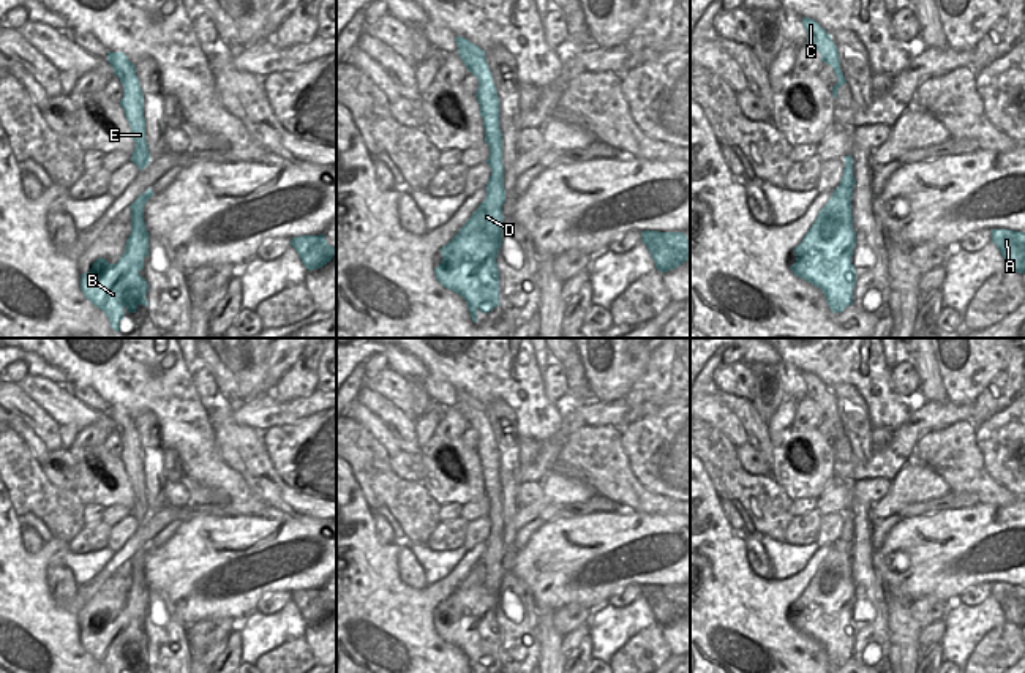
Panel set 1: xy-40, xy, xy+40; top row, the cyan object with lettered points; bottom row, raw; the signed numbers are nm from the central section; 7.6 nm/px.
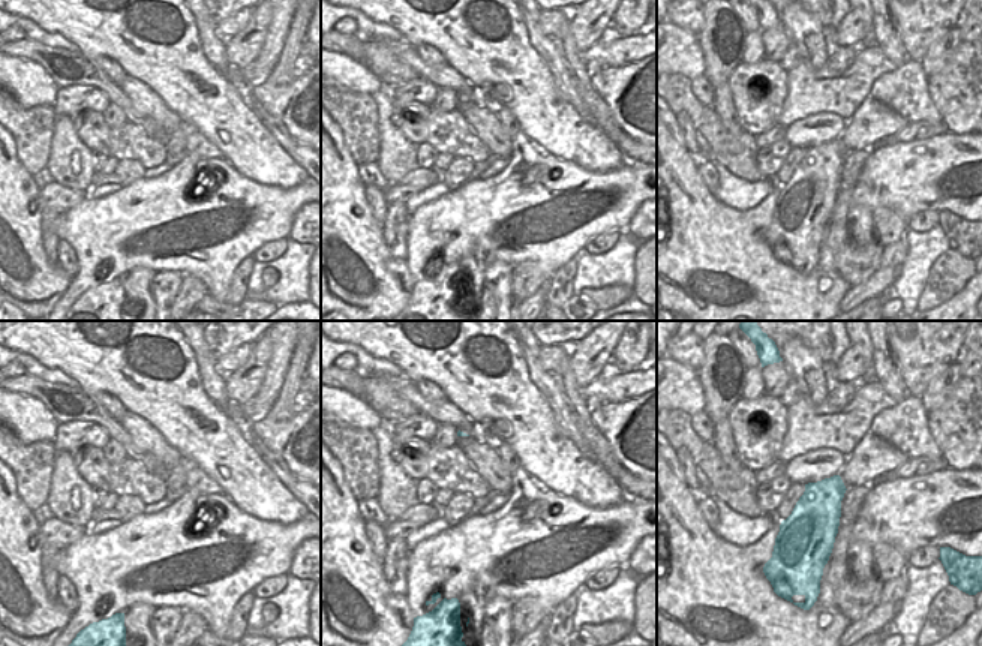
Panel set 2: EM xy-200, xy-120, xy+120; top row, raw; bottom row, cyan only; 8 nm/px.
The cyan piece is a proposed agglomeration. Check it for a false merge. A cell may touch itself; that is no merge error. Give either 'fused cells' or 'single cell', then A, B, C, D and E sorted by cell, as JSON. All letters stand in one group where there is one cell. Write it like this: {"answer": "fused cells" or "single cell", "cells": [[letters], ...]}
{"answer": "fused cells", "cells": [["A", "B", "D"], ["C", "E"]]}

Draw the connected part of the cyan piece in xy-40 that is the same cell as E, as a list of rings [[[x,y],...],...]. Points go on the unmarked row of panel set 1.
[[[107,406],[107,415],[123,439],[120,460],[125,464],[125,471],[136,496],[131,515],[139,521],[139,524],[142,524],[150,517],[150,507],[145,496],[144,449],[136,430],[136,420],[123,406]]]

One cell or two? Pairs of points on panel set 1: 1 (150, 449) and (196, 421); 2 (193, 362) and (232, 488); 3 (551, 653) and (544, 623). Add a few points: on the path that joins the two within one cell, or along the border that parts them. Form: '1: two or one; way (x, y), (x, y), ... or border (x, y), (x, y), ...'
1: two; border (139, 413), (155, 414), (166, 449)
2: two; border (180, 354), (191, 372)
3: one; way (550, 645), (545, 631)

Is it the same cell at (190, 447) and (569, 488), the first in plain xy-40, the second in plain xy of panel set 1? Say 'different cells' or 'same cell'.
different cells

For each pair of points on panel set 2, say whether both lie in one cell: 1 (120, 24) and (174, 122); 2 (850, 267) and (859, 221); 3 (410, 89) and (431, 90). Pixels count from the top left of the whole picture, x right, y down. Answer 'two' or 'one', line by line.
1: two
2: one
3: one

